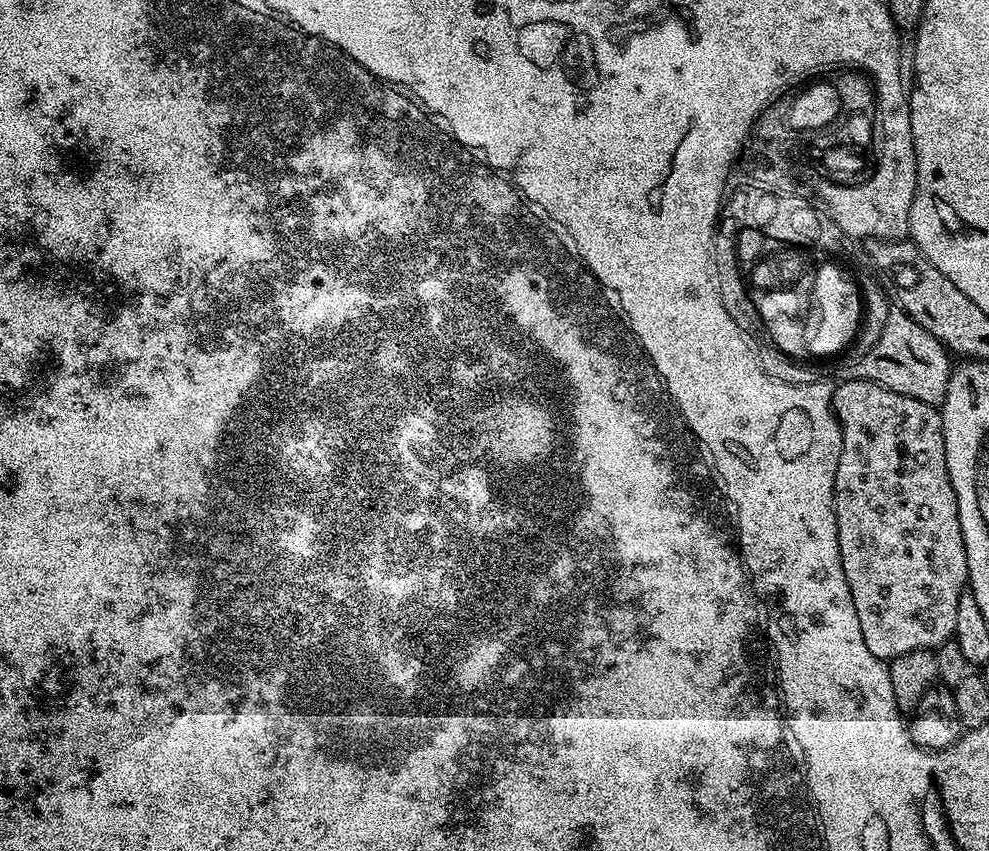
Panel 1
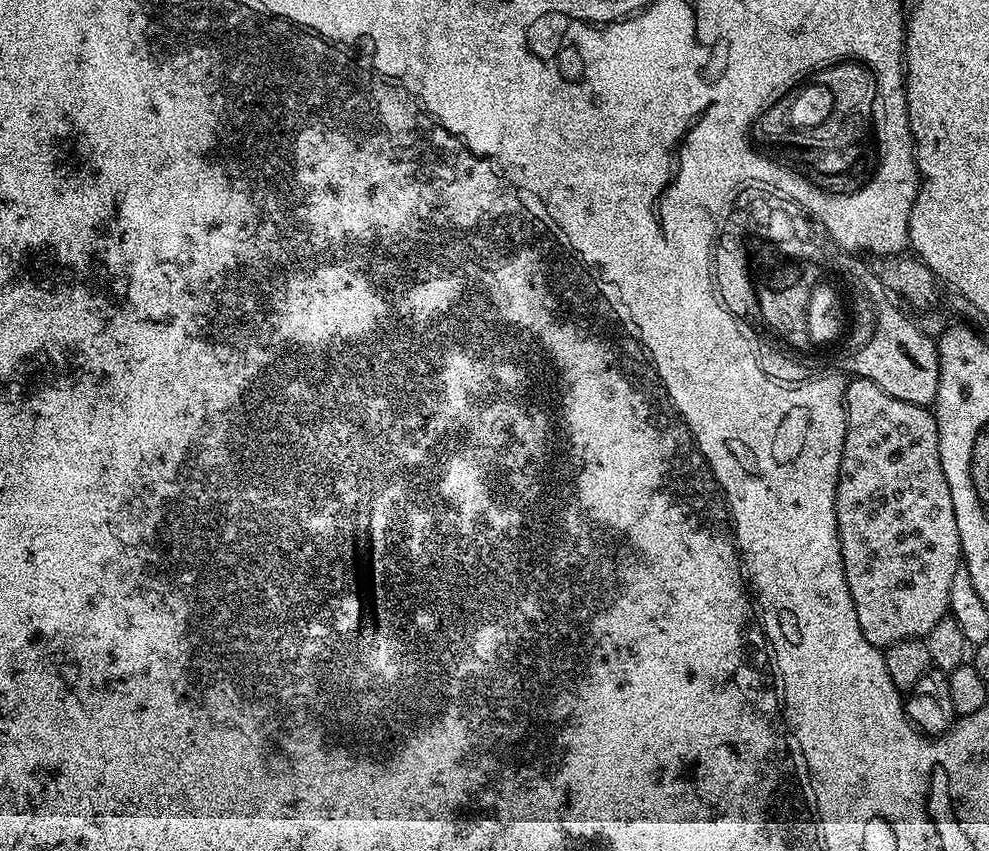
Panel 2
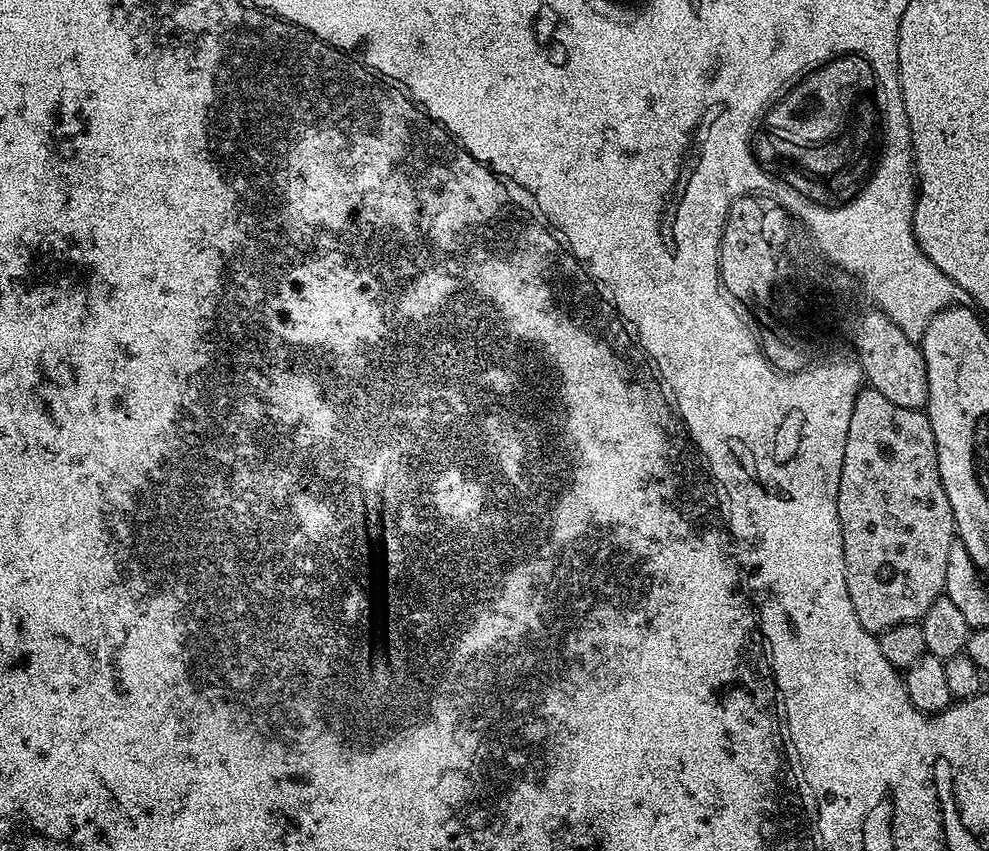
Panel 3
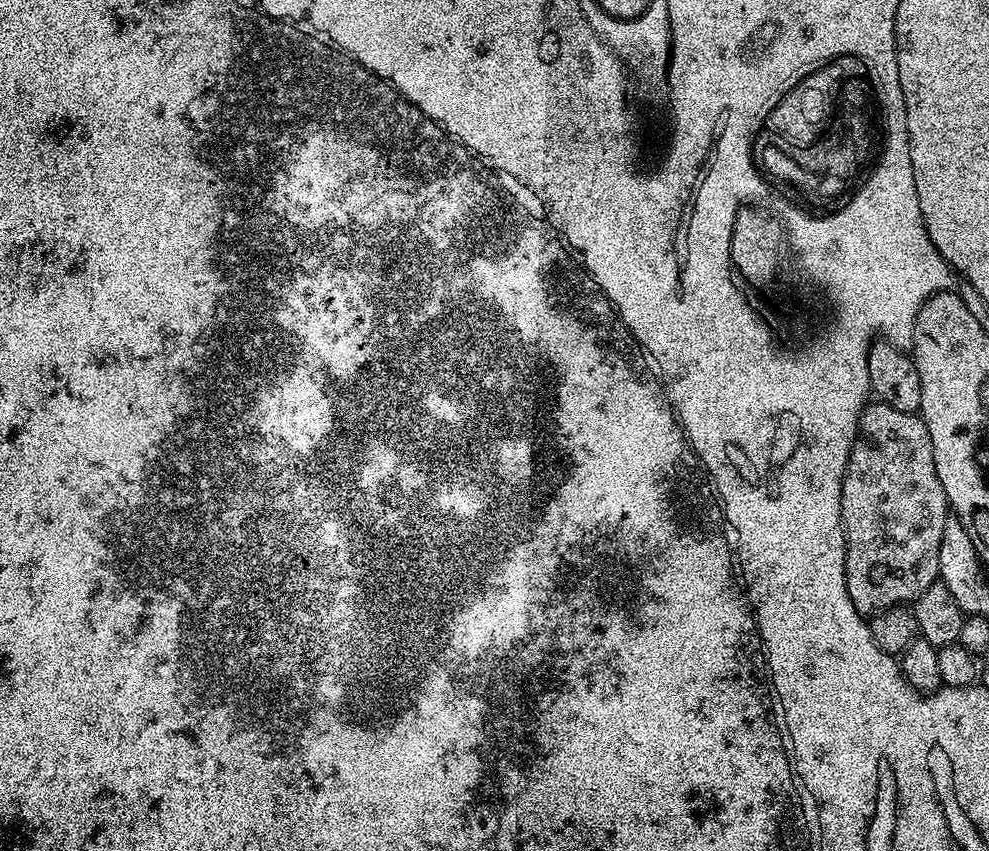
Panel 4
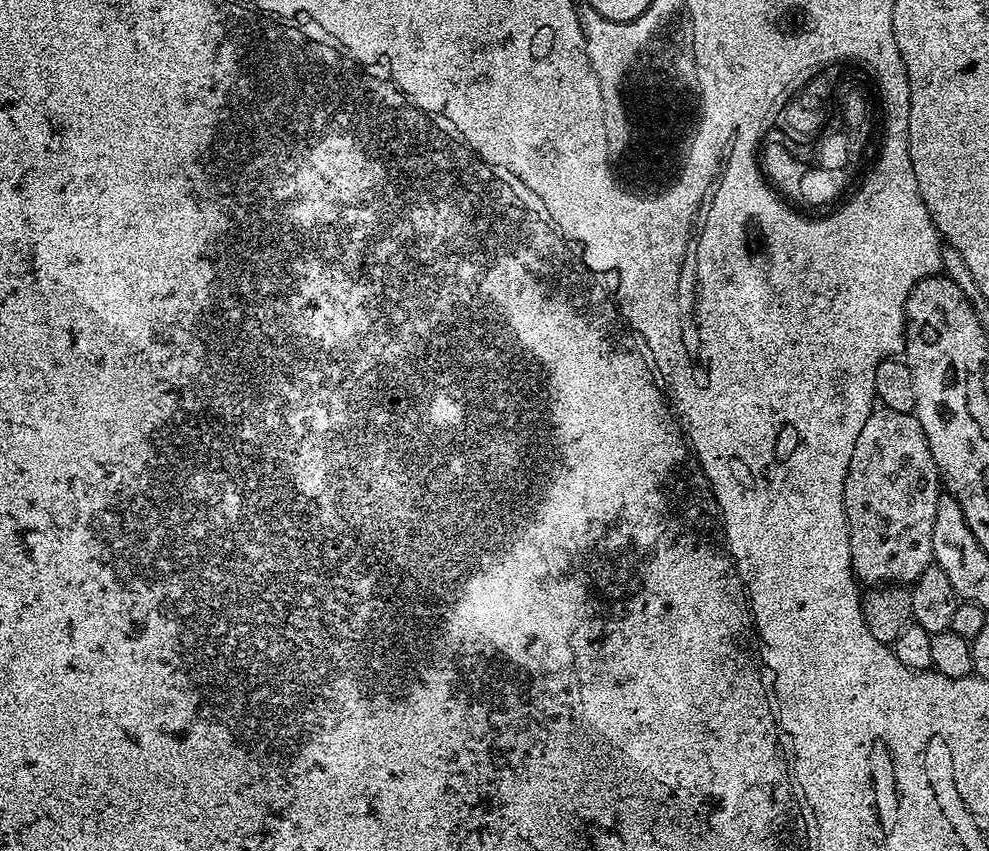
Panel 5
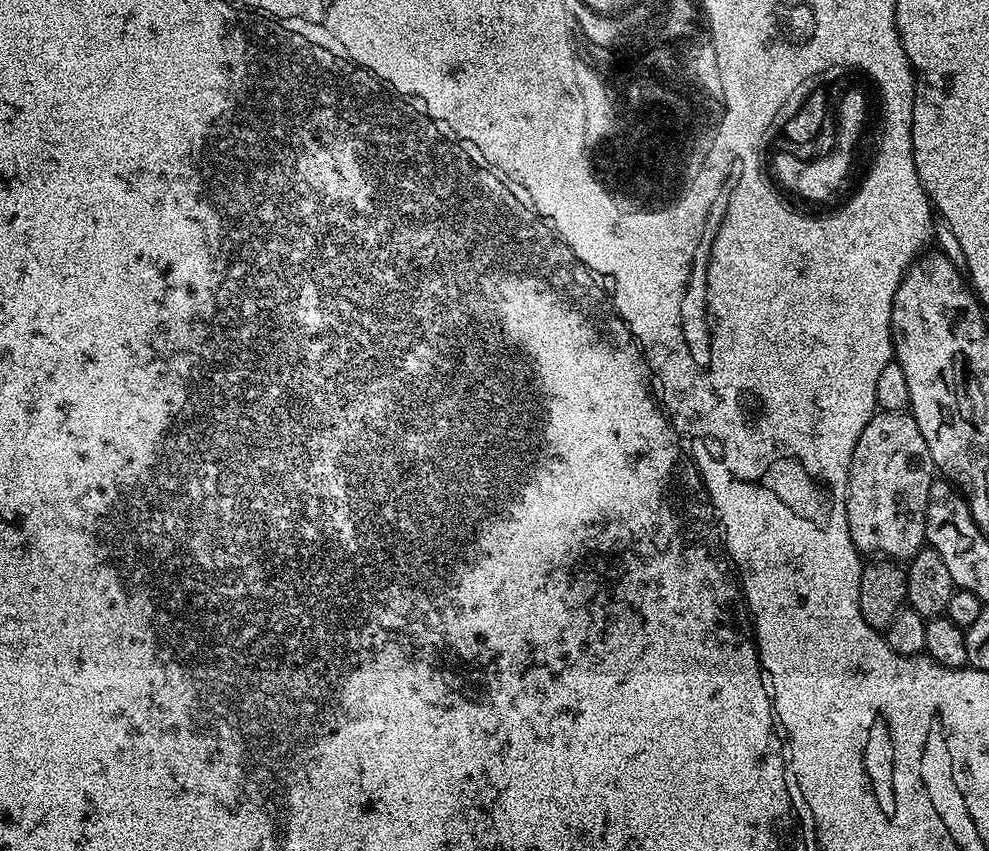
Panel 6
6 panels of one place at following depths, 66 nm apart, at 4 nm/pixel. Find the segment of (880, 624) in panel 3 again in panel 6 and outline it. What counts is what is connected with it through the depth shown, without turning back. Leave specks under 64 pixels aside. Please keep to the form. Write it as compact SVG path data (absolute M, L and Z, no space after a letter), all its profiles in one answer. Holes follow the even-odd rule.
M877 411L854 446L848 475L846 518L857 552L897 562L917 556L926 544L926 506L933 479L930 446L926 446L915 418L907 411Z

